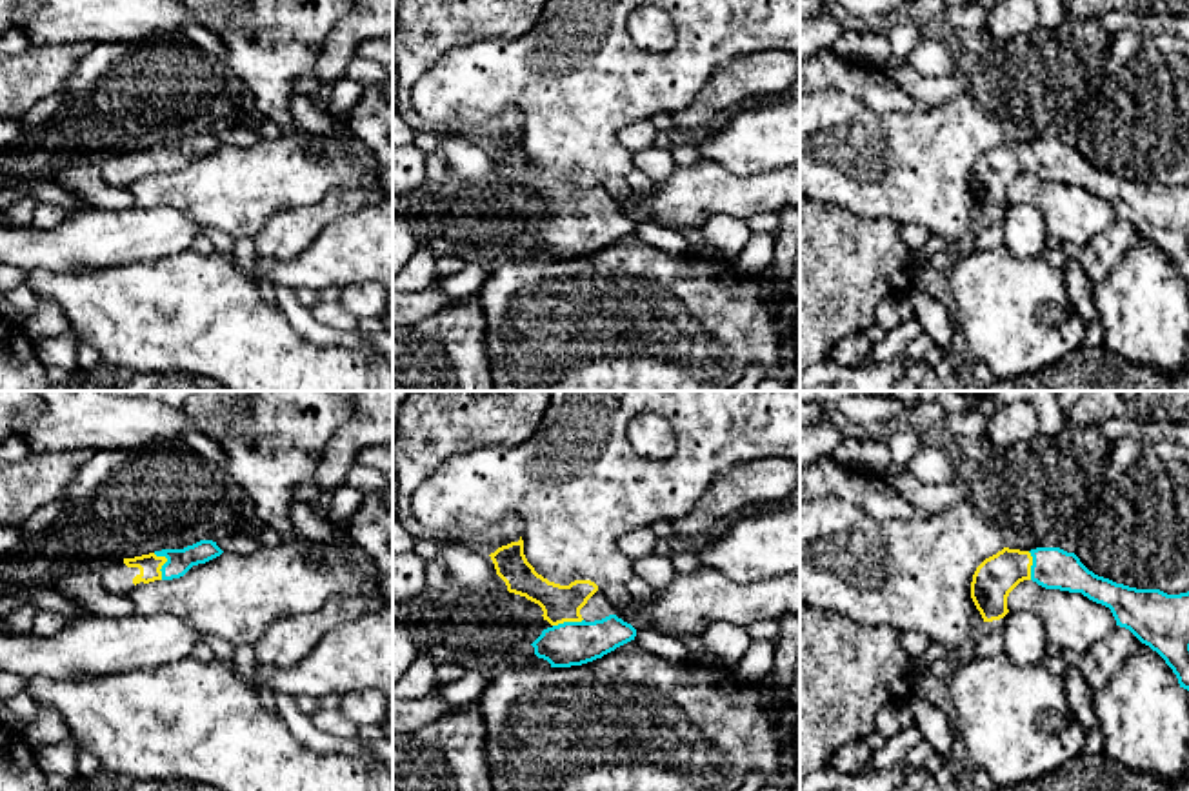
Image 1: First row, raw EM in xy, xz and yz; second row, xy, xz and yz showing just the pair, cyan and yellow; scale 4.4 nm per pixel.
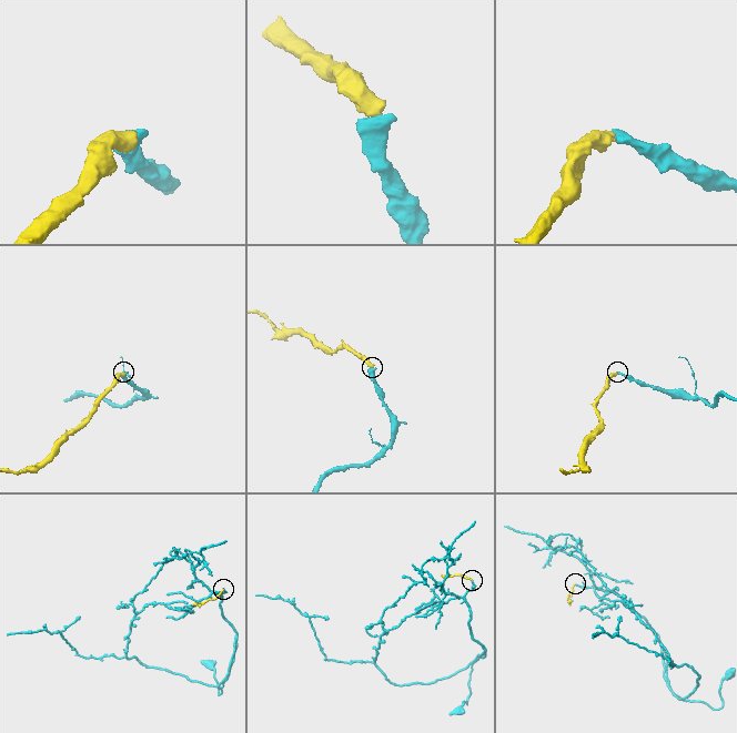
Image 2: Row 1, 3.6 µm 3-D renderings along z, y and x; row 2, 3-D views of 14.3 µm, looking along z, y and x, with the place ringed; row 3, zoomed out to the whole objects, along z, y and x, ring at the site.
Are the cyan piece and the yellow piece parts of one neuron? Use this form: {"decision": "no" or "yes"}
{"decision": "yes"}

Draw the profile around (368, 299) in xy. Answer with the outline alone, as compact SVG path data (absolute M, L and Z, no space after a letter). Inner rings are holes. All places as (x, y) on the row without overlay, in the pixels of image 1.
M367 280L360 284L342 285L338 302L347 313L362 320L382 315L385 311L387 295L384 285Z

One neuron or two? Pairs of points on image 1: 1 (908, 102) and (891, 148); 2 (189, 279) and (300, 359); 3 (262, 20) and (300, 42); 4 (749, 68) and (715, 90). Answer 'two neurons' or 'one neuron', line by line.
1: two neurons
2: one neuron
3: one neuron
4: one neuron

